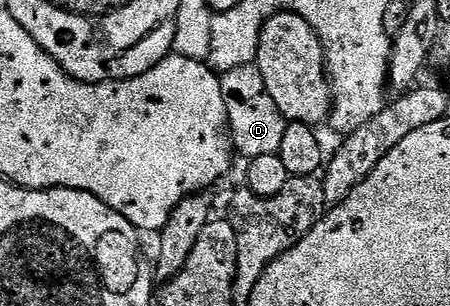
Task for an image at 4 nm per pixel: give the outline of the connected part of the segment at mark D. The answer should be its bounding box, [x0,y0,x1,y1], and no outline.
[221,65,288,160]

